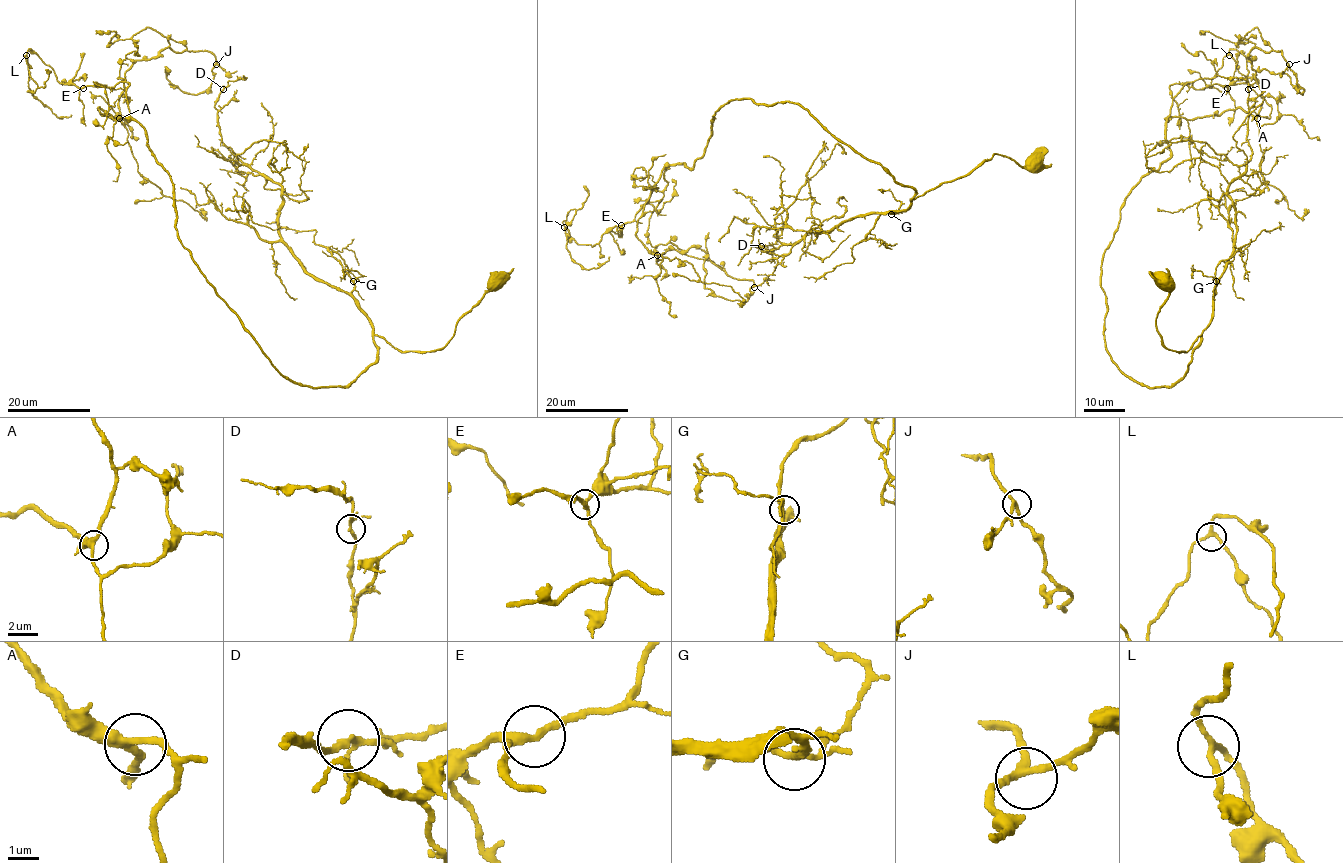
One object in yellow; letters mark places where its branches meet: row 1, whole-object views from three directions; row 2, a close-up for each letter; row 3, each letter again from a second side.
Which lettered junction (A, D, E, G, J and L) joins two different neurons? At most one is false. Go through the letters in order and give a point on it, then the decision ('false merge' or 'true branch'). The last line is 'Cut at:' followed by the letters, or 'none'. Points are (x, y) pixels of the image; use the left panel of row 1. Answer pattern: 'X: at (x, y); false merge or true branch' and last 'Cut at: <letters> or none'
A: at (119, 118); true branch
D: at (223, 89); true branch
E: at (83, 88); true branch
G: at (353, 281); true branch
J: at (216, 64); true branch
L: at (26, 55); true branch
Cut at: none

